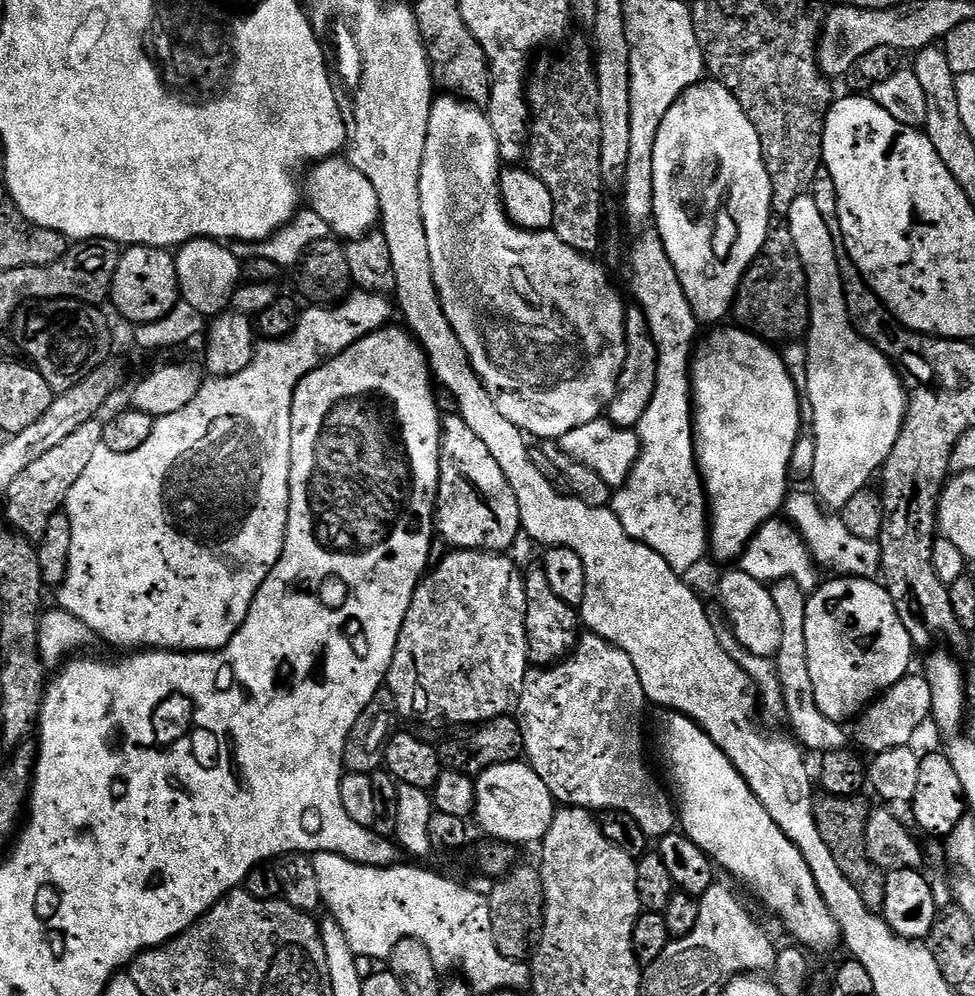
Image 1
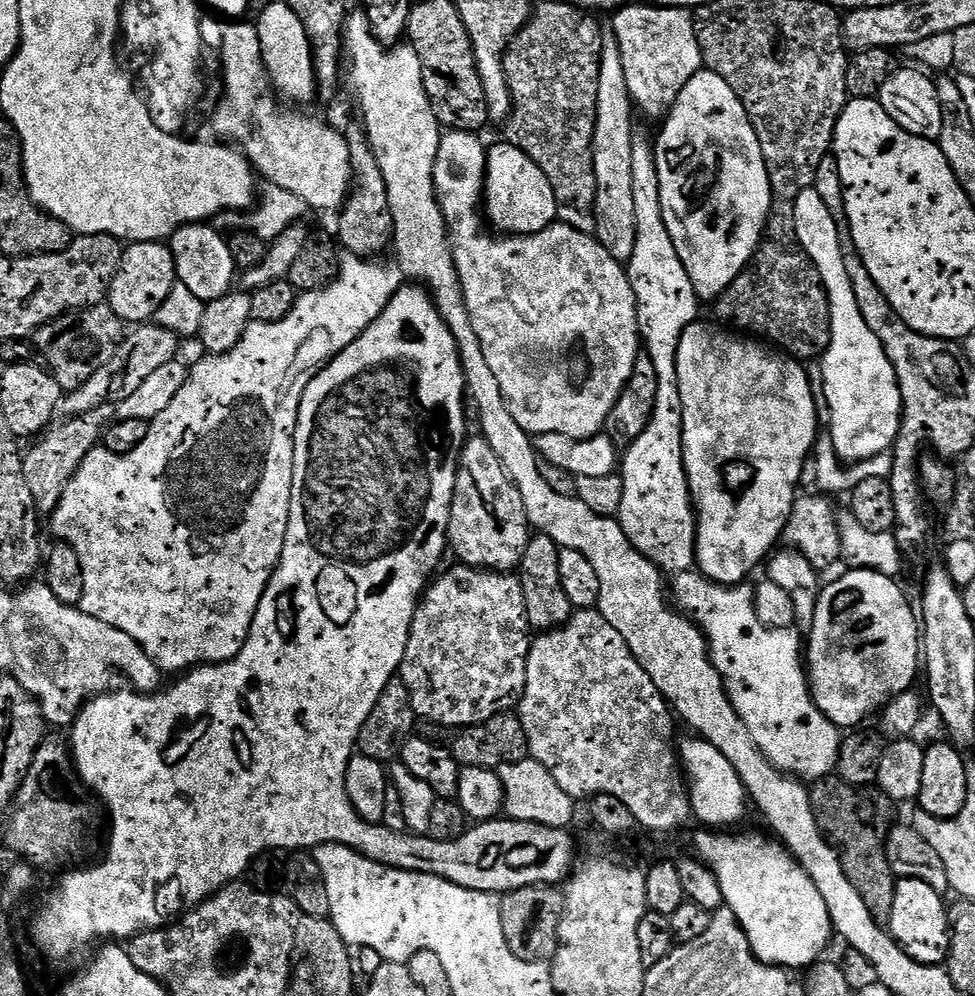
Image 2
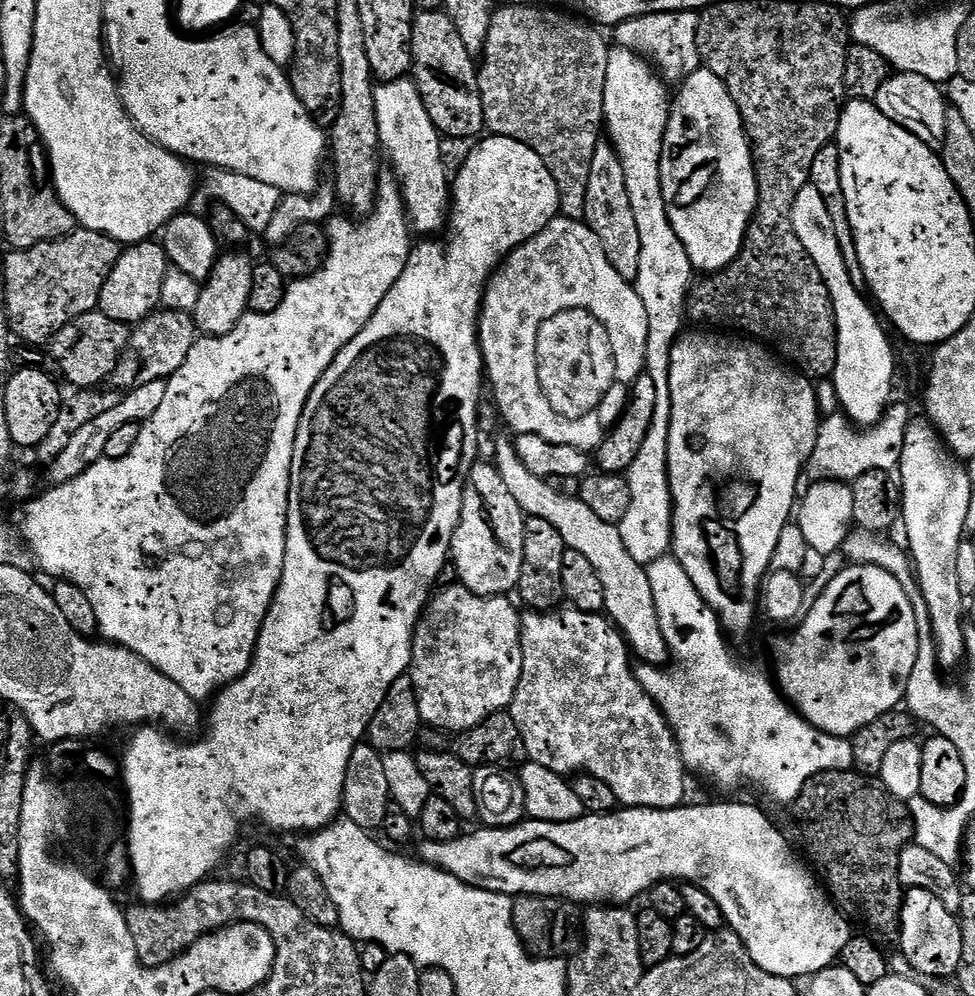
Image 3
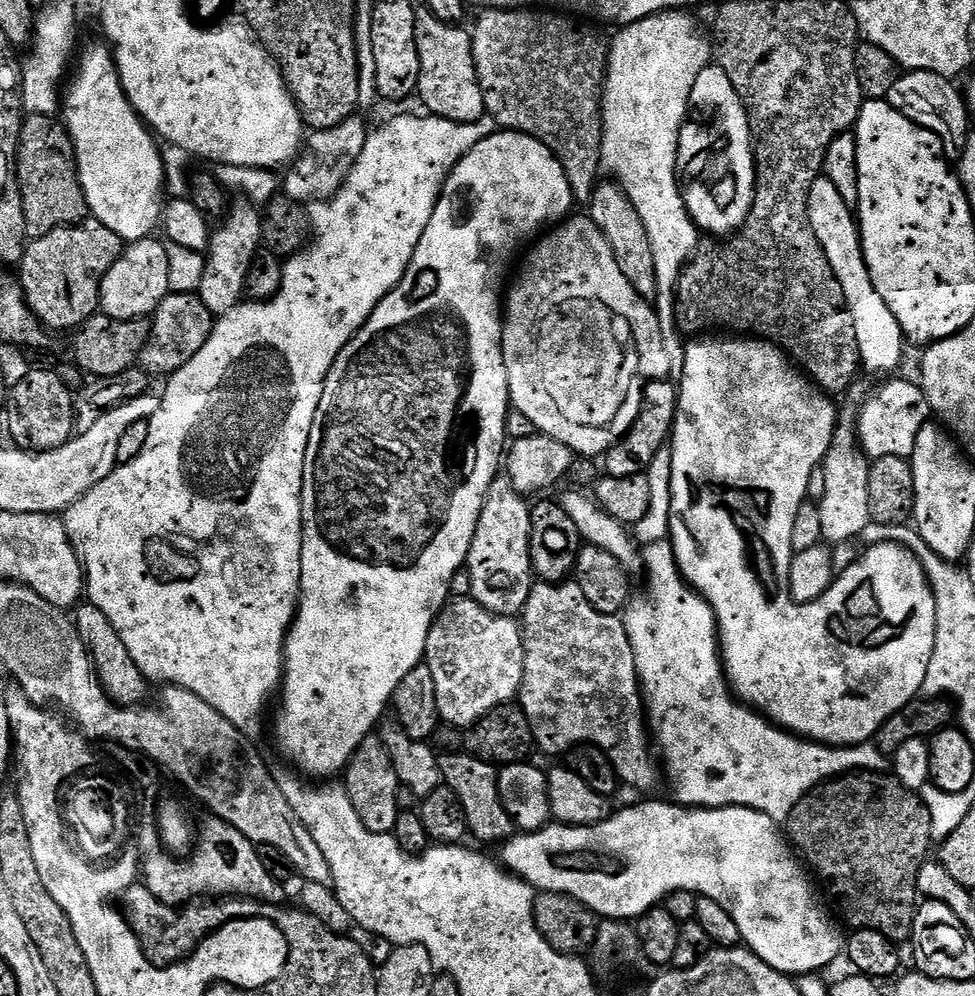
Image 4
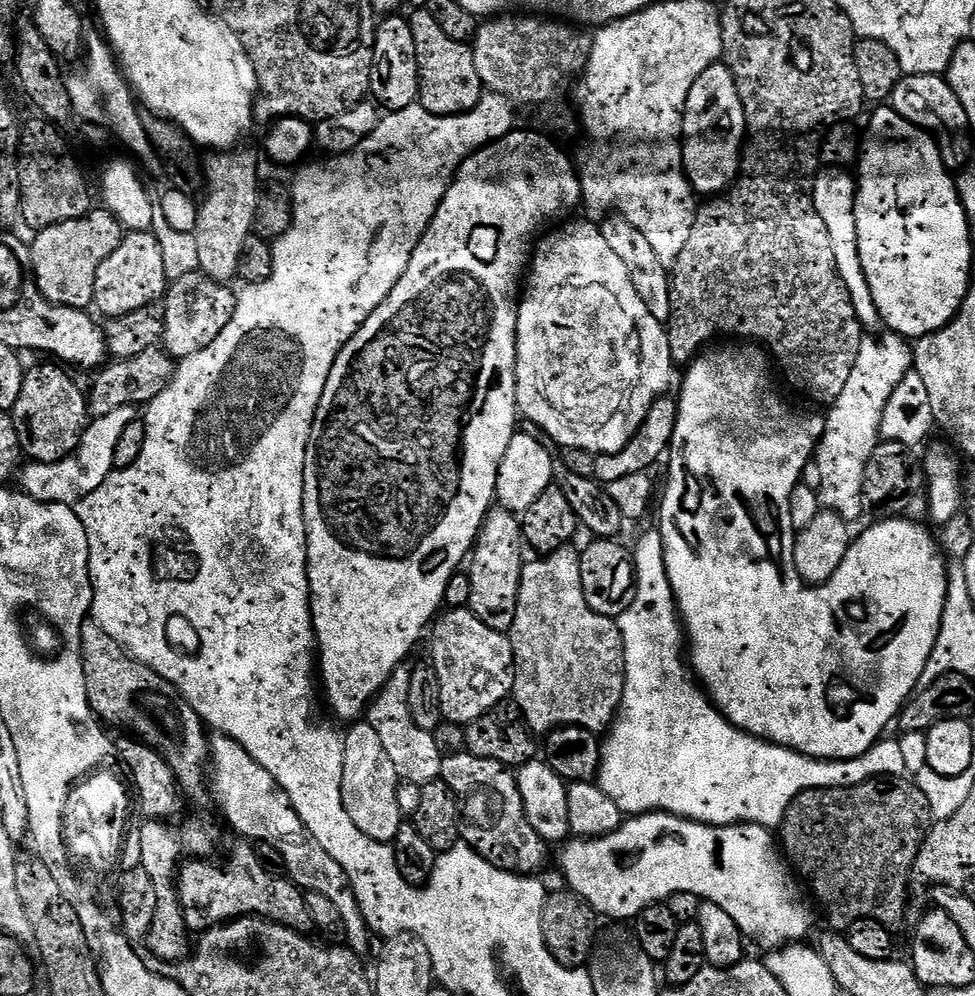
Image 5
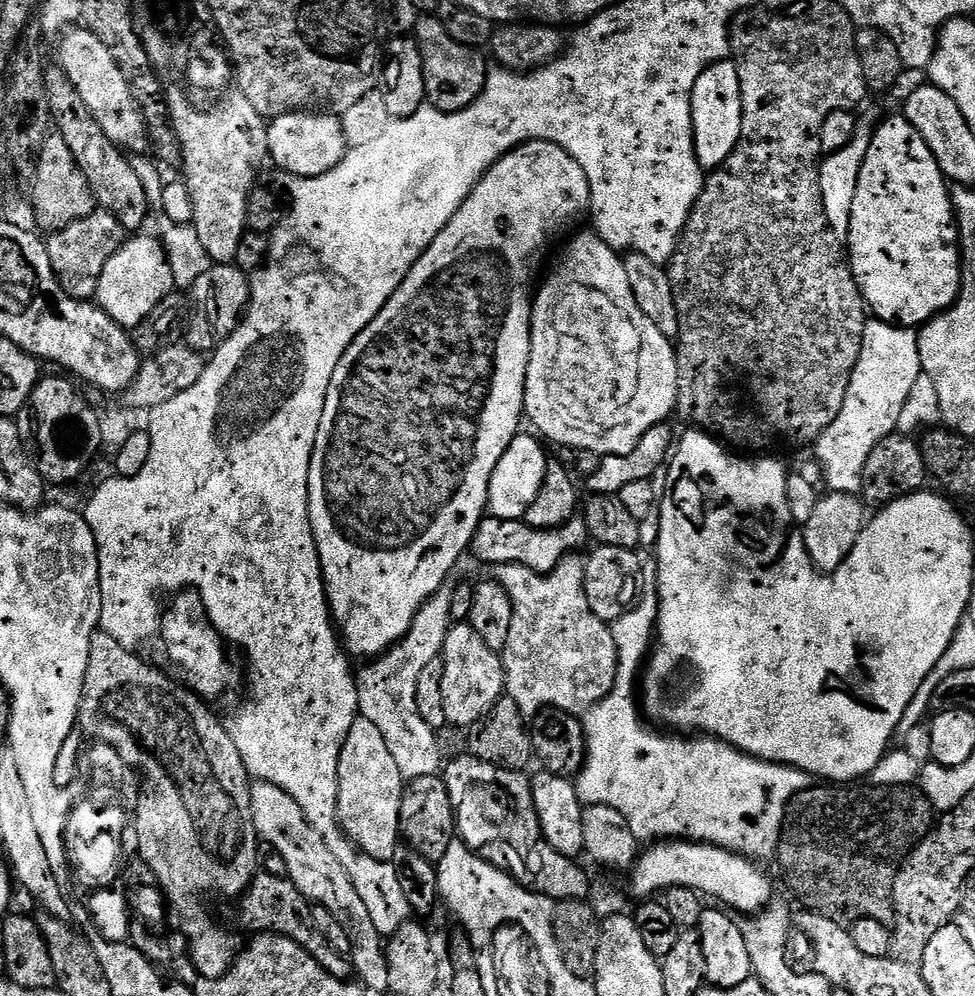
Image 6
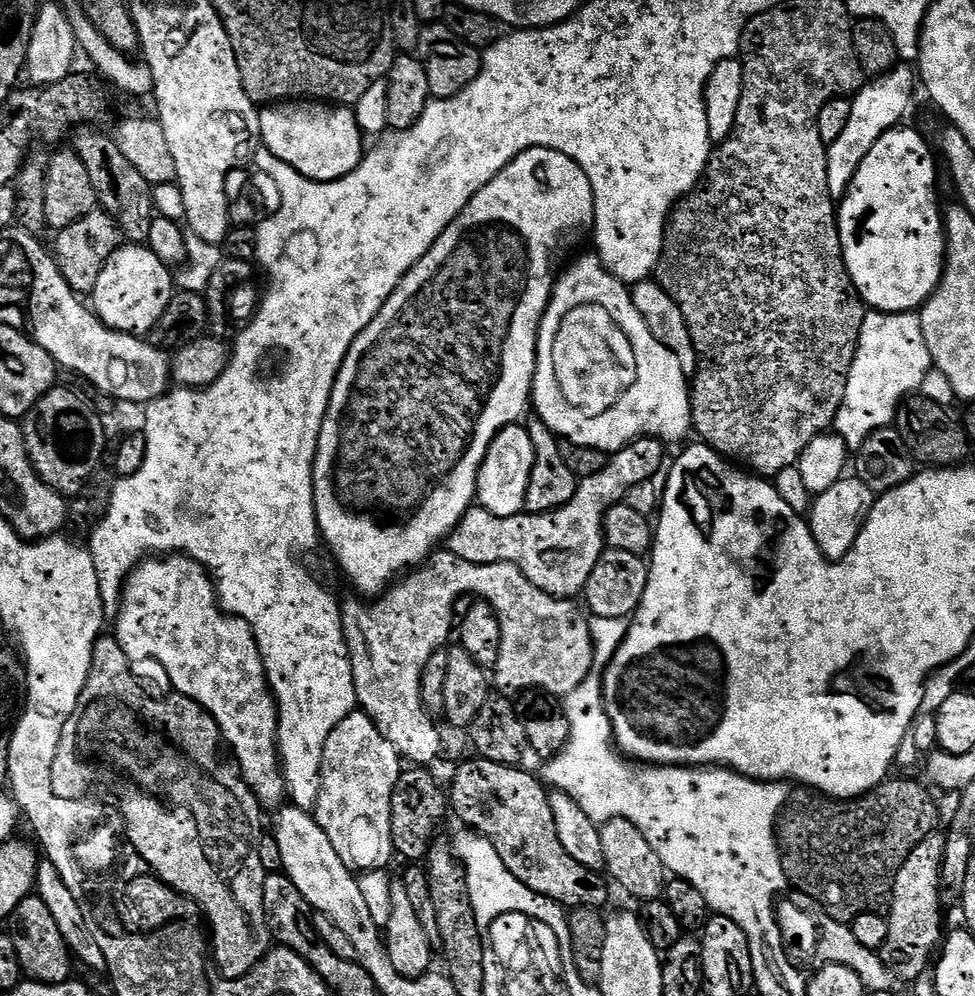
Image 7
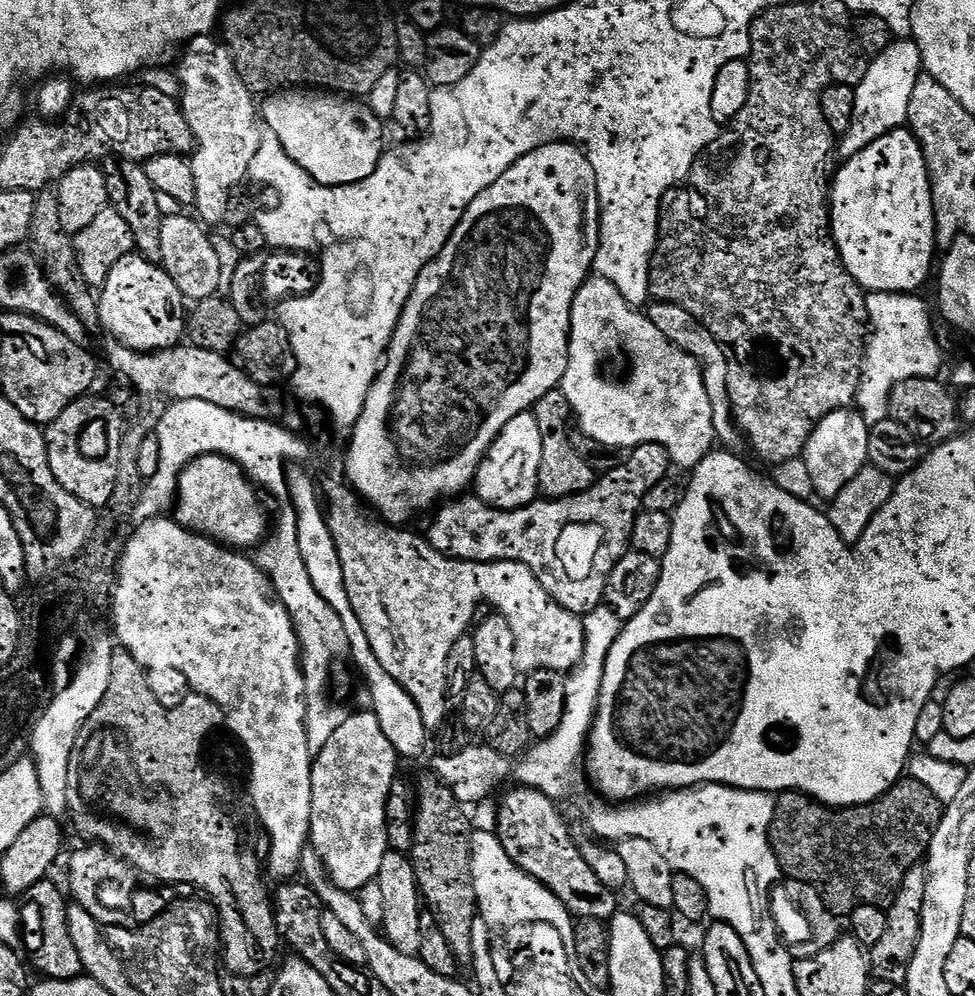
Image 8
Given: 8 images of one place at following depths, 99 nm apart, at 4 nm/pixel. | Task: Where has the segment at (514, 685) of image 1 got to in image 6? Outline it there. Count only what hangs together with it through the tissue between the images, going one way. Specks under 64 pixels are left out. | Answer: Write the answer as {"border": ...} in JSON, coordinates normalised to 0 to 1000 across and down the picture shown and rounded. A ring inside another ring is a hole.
{"border":[[[479,624],[465,626],[457,637],[453,656],[453,701],[457,705],[457,721],[461,727],[480,731],[494,721],[518,698],[517,664],[513,655],[503,653],[494,645],[494,637]]]}

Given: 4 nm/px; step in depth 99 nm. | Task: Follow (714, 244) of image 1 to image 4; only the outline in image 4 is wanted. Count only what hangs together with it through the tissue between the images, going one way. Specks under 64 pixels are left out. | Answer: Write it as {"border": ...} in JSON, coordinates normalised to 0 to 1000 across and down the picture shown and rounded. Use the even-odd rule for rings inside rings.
{"border":[[[737,66],[722,68],[720,74],[716,74],[716,82],[712,82],[706,103],[706,118],[697,128],[693,180],[697,183],[697,194],[704,211],[719,234],[727,233],[730,239],[746,239],[763,228],[775,194],[775,158],[771,132],[763,103],[757,98],[749,78],[745,78]]]}

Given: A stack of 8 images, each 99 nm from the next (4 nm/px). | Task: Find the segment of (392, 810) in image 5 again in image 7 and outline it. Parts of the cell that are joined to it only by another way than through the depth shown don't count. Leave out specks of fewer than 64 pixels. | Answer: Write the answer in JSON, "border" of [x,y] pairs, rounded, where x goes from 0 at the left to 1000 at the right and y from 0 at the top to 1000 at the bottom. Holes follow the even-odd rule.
{"border":[[[372,713],[360,715],[341,734],[332,750],[332,770],[328,780],[328,796],[324,802],[322,818],[326,829],[338,841],[338,849],[351,861],[351,865],[362,877],[372,878],[383,873],[394,873],[404,863],[400,841],[400,801],[412,774],[412,760],[406,750],[396,742],[389,727]]]}

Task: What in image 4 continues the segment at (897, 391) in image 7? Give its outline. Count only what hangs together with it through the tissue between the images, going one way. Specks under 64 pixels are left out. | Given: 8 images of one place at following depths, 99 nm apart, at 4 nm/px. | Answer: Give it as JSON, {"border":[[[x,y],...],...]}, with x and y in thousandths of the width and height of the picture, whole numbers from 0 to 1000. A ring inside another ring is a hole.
{"border":[[[863,425],[853,440],[853,449],[843,460],[843,467],[847,476],[847,492],[839,503],[841,511],[841,536],[850,547],[862,546],[865,542],[874,542],[886,529],[891,529],[890,520],[890,466],[880,449],[879,439],[876,437],[875,427]]]}

